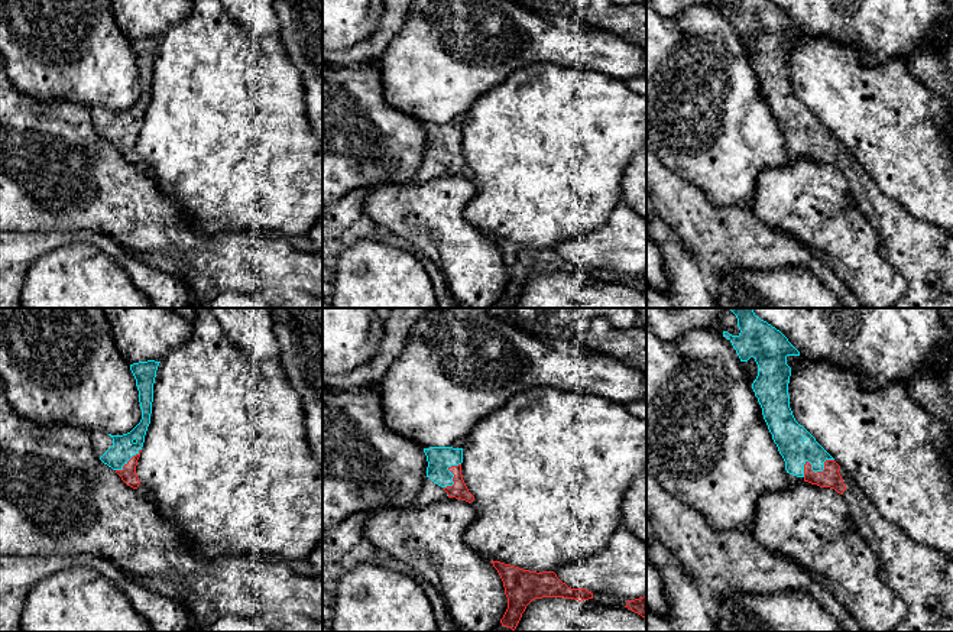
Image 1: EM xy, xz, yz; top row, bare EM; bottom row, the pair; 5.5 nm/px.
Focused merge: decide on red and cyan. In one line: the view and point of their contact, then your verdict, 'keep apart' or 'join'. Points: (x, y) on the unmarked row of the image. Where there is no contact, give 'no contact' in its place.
yz (813, 148) | join

